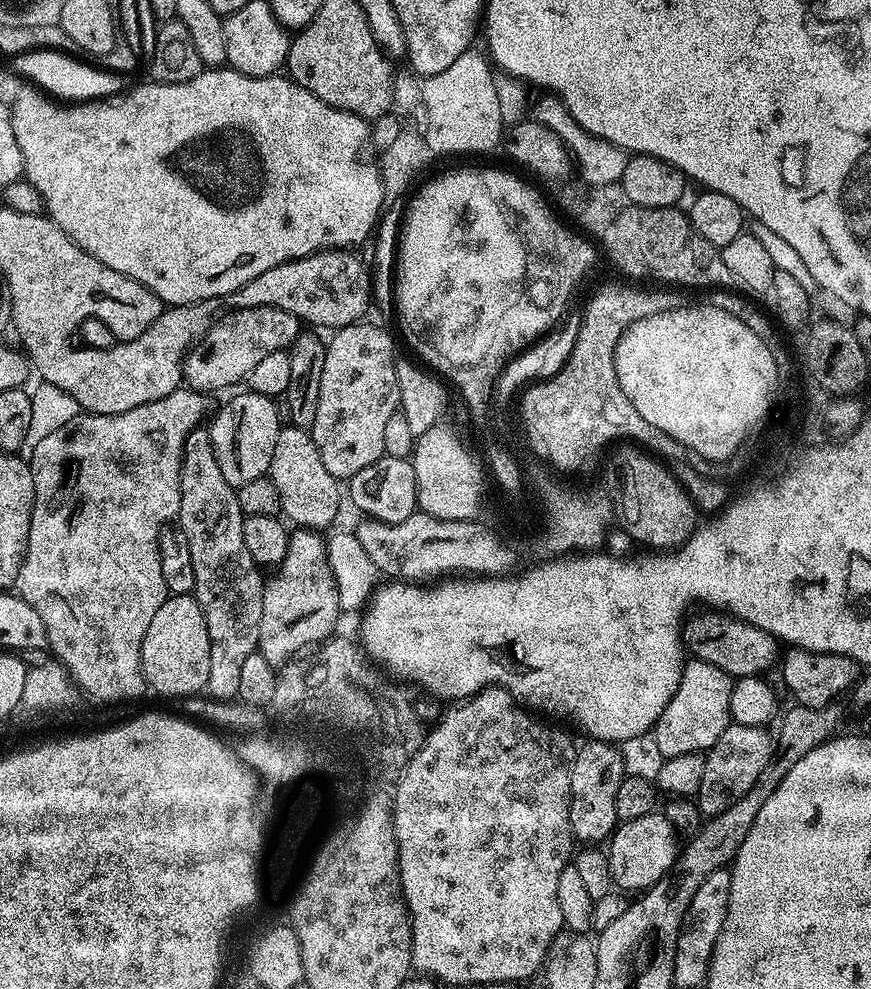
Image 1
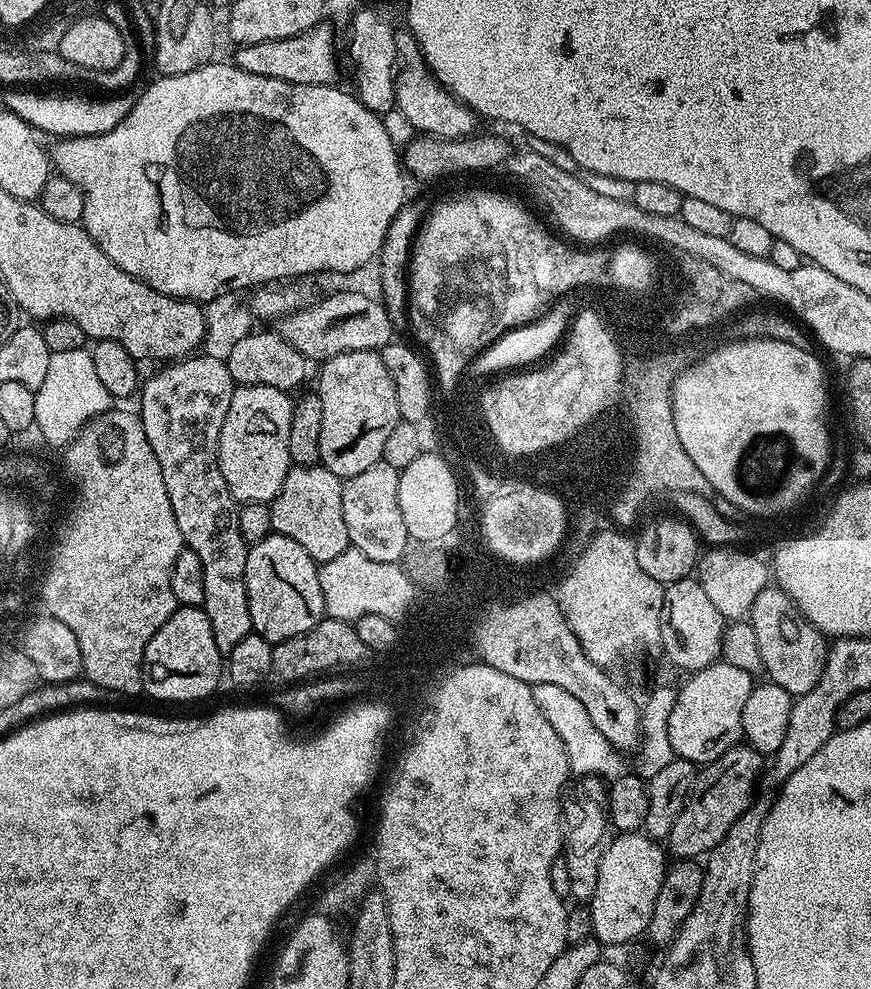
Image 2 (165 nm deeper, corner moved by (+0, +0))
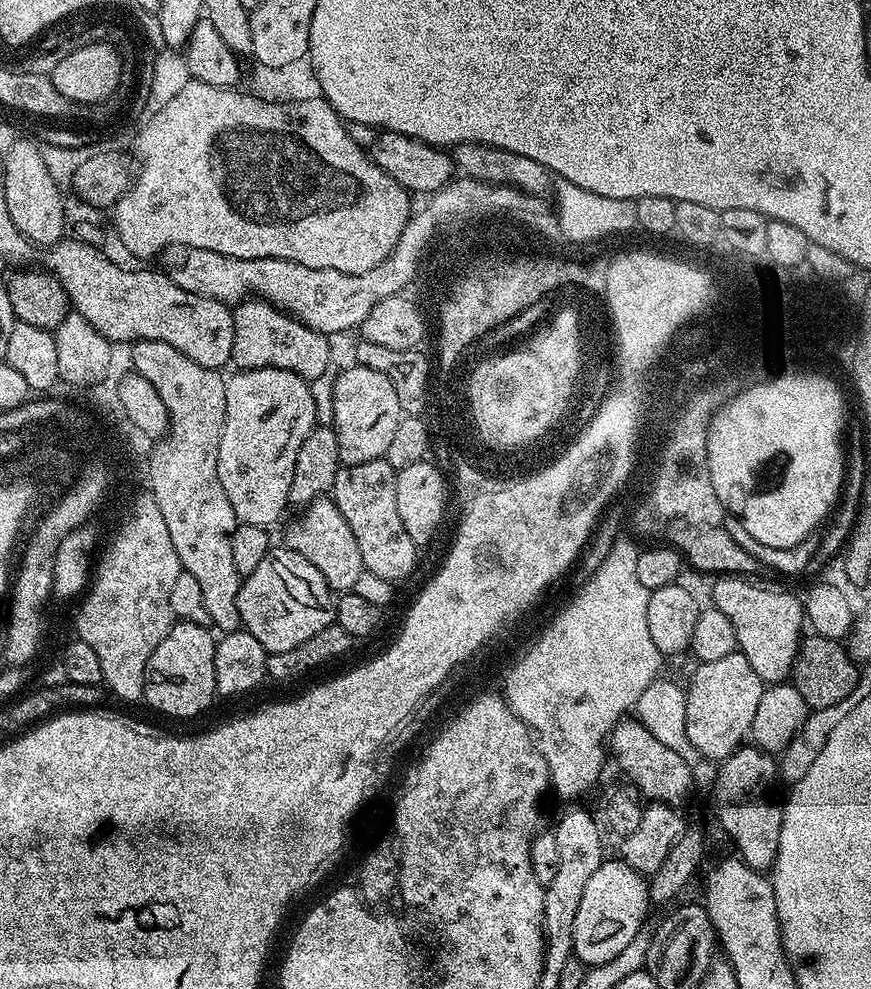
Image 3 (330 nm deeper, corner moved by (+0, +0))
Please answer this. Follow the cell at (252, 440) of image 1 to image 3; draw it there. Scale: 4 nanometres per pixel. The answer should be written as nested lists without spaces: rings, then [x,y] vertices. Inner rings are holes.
[[[246,368],[233,371],[233,373],[233,376],[229,375],[226,380],[226,422],[218,446],[218,482],[222,482],[222,490],[226,490],[226,498],[230,498],[230,506],[234,506],[234,514],[239,523],[268,528],[283,514],[284,508],[289,507],[288,495],[290,482],[294,482],[294,462],[298,458],[298,446],[302,446],[302,442],[306,442],[306,434],[310,434],[312,429],[317,427],[312,385],[290,370],[277,368]]]

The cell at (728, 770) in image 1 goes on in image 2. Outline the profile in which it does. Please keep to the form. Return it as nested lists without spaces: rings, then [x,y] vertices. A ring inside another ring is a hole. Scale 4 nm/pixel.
[[[737,746],[726,750],[722,758],[699,769],[686,806],[682,814],[678,814],[678,822],[674,822],[674,830],[670,830],[668,835],[666,852],[669,857],[676,860],[707,857],[708,853],[714,850],[714,846],[718,846],[718,842],[726,838],[730,826],[738,822],[740,815],[748,809],[754,799],[758,781],[762,776],[760,760],[761,753],[755,752],[751,746]]]

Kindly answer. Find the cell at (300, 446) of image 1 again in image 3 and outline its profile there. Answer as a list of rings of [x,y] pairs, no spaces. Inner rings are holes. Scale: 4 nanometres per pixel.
[[[331,498],[311,500],[301,512],[304,513],[285,530],[283,543],[292,552],[302,554],[302,558],[306,558],[306,562],[310,562],[310,566],[314,566],[314,570],[326,578],[333,593],[353,591],[359,576],[365,571],[362,553],[358,551],[358,542],[346,518],[342,518],[338,506]]]

